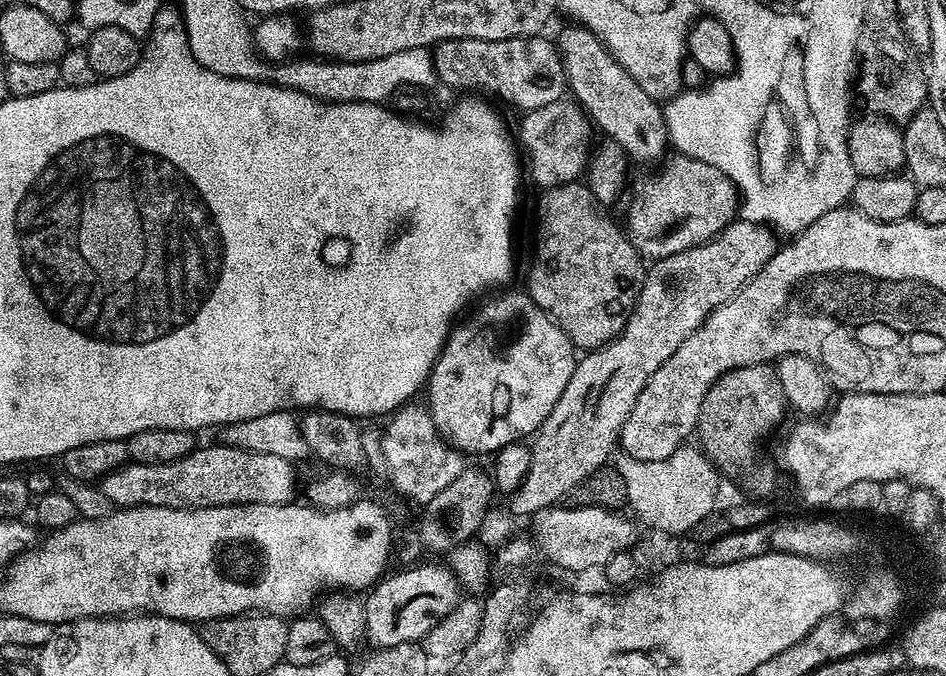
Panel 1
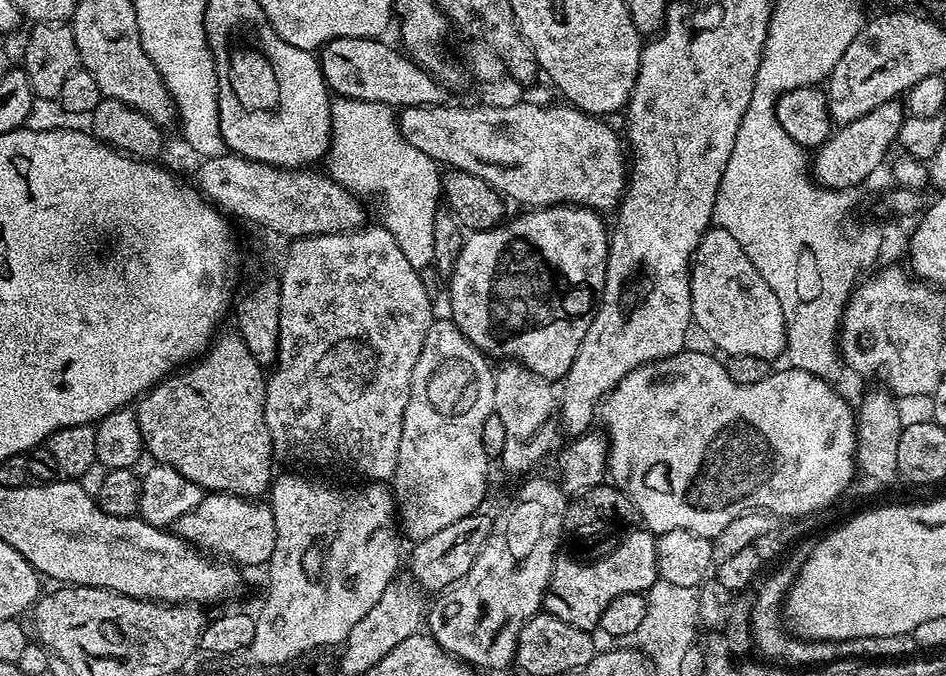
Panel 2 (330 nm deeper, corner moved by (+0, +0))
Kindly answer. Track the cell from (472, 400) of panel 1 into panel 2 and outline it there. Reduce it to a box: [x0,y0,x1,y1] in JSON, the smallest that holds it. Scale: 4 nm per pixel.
[448,206,609,382]

